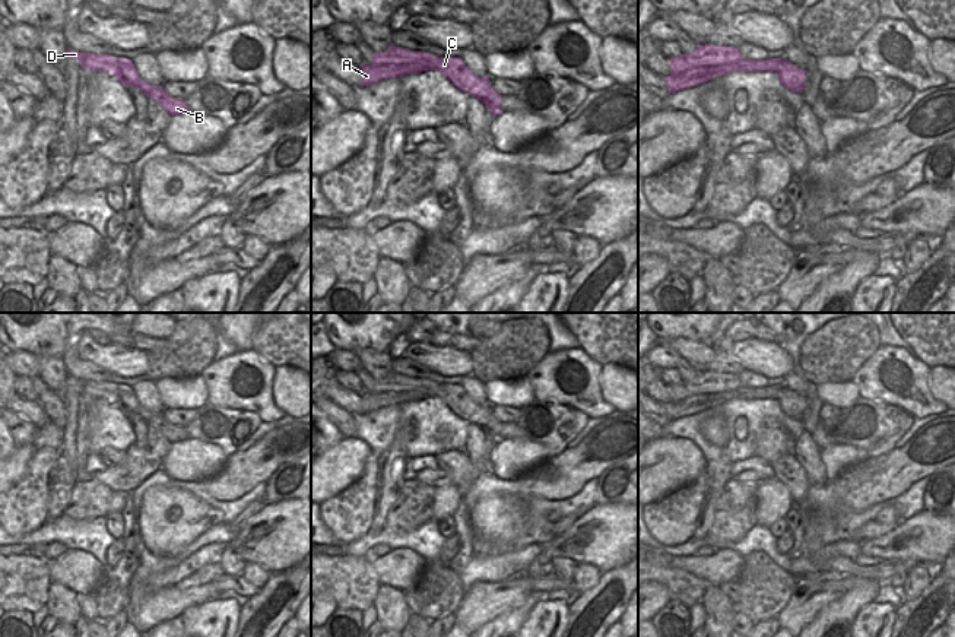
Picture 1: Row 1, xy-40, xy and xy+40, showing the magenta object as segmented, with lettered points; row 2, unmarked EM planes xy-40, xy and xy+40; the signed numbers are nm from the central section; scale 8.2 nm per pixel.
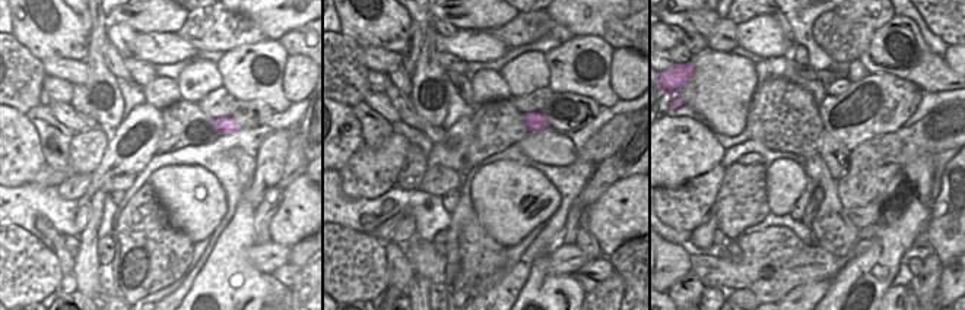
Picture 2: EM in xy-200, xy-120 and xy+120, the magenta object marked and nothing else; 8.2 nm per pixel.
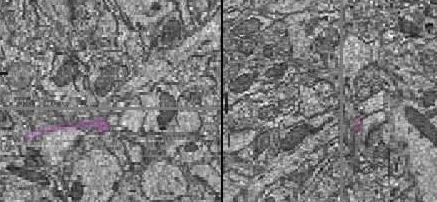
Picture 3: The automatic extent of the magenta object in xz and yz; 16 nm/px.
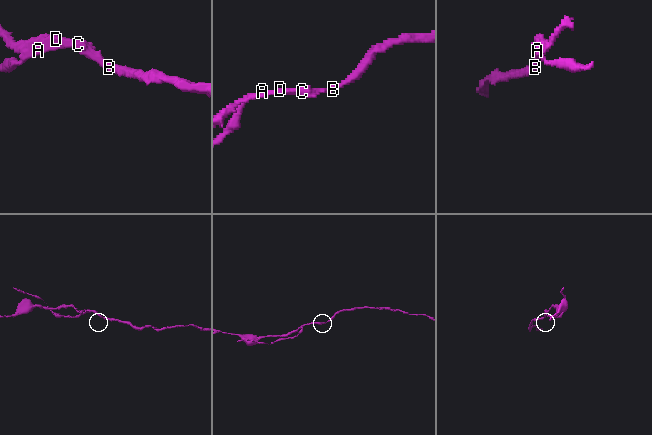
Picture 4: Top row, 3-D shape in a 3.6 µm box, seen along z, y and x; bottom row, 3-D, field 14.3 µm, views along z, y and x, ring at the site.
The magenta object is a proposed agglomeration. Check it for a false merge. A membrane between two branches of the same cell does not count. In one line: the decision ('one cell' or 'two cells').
two cells

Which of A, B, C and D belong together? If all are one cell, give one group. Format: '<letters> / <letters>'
A B C / D

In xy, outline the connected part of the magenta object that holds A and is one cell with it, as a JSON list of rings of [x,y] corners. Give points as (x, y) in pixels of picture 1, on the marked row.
[[[460,57],[419,58],[410,64],[367,66],[361,69],[361,88],[371,86],[390,77],[419,75],[428,70],[440,70],[451,85],[461,92],[482,101],[496,117],[501,112],[502,95],[498,95],[489,83],[489,76],[478,77]]]

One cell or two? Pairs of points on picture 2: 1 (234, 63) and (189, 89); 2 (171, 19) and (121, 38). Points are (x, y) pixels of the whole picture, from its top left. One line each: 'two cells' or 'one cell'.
1: two cells
2: two cells

